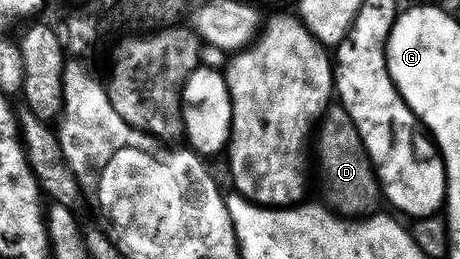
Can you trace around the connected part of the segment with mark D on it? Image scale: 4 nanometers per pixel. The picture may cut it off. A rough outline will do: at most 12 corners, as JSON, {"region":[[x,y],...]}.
{"region":[[342,105],[328,106],[313,151],[326,206],[370,216],[381,188]]}

